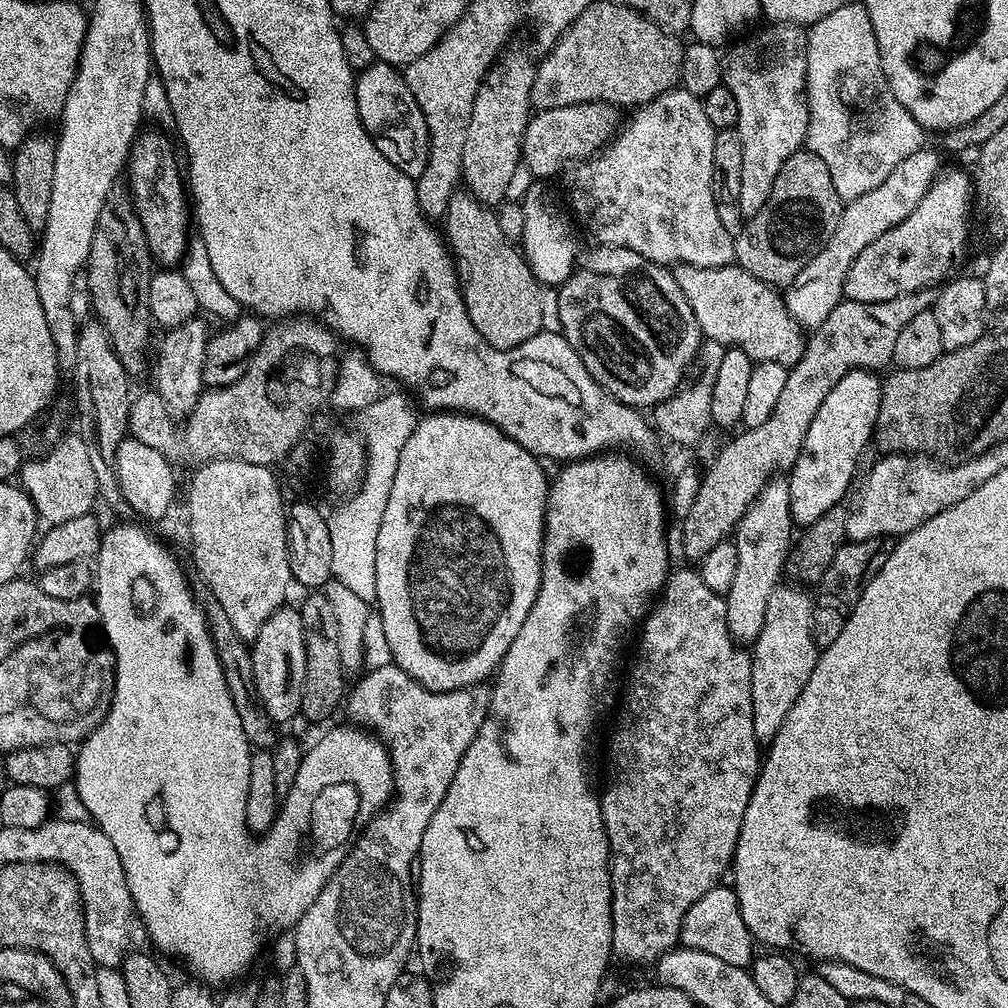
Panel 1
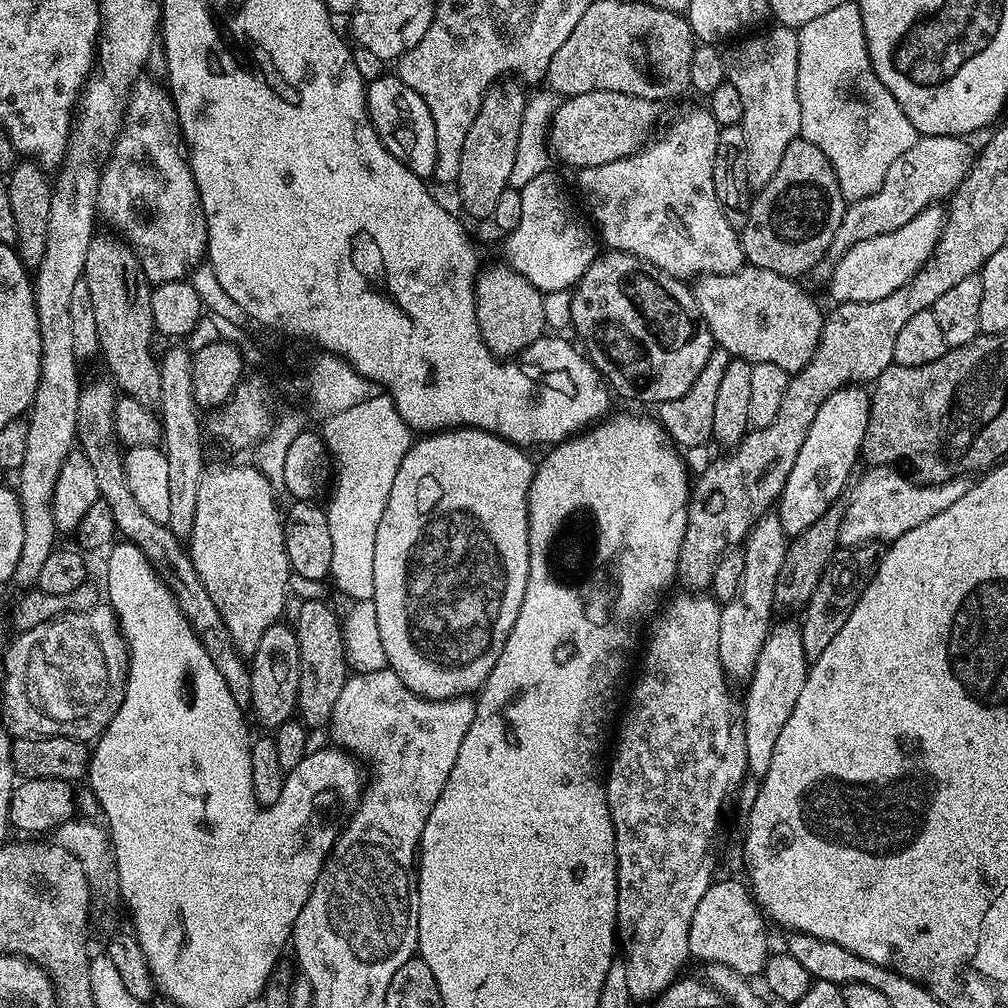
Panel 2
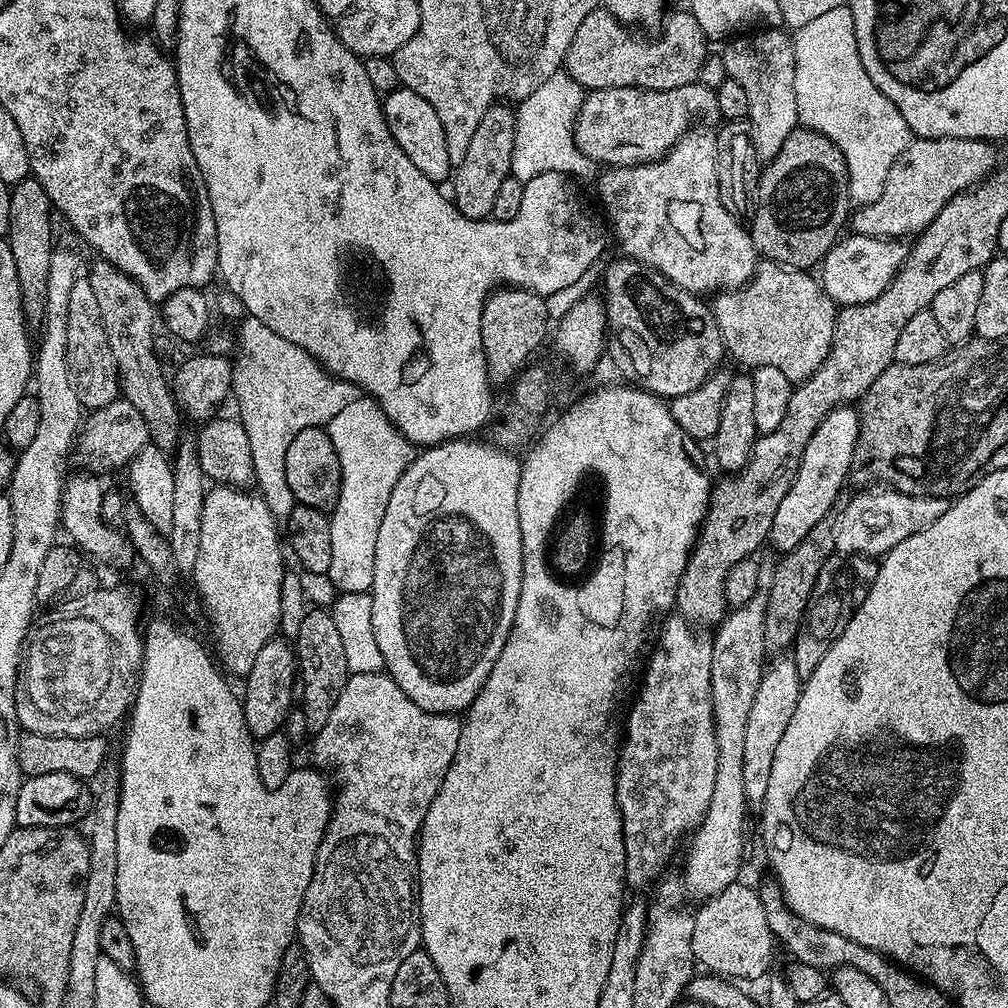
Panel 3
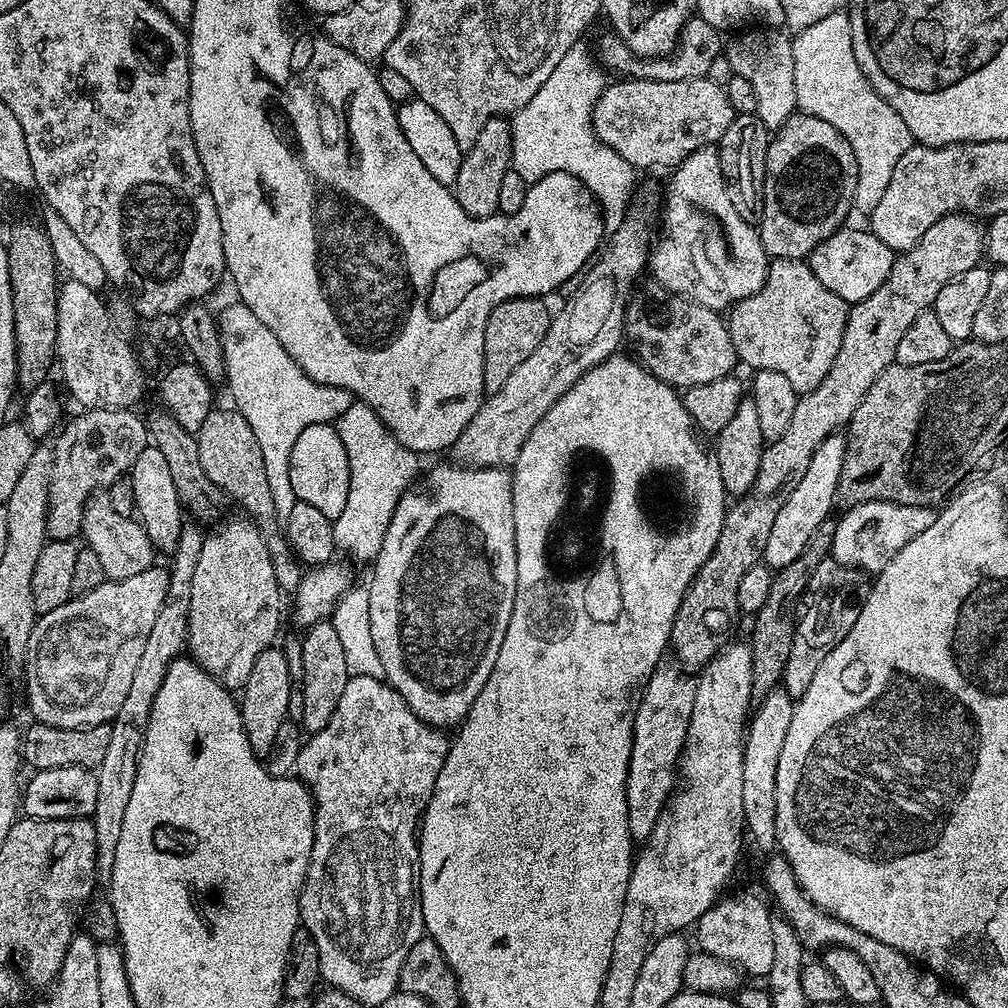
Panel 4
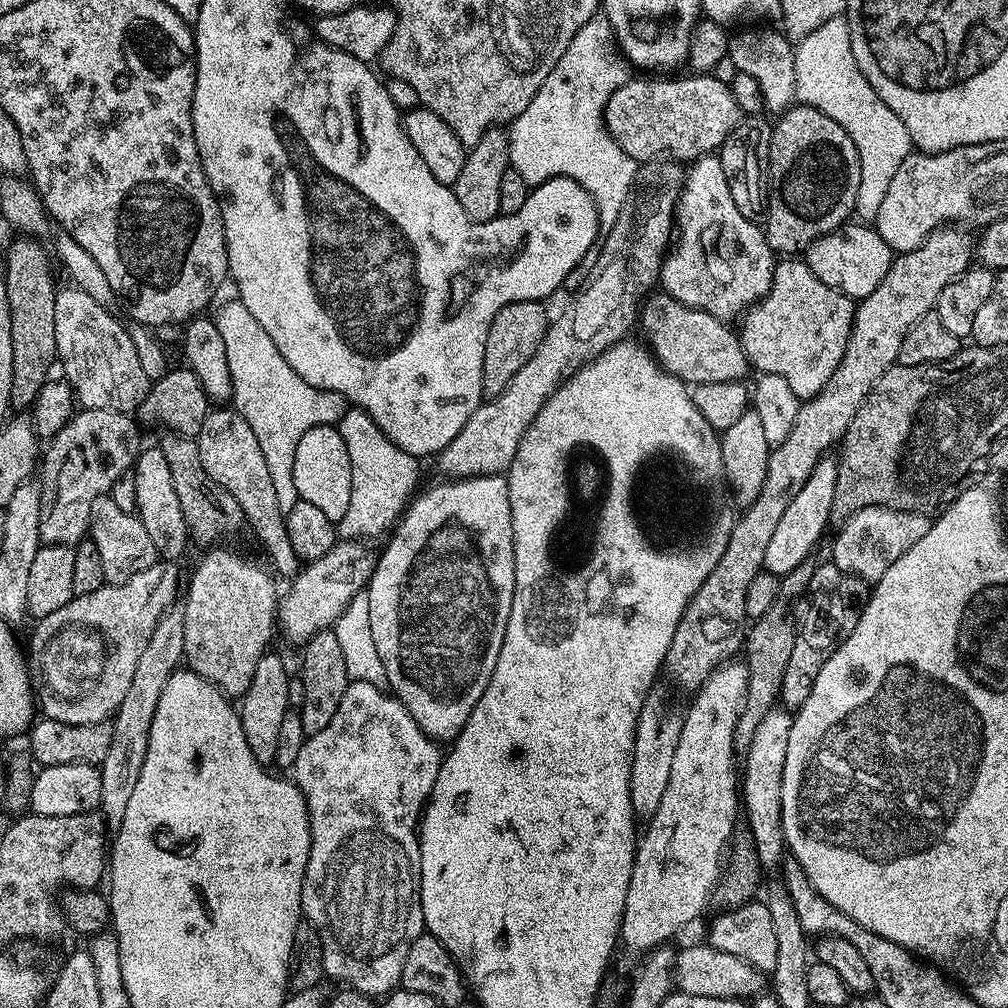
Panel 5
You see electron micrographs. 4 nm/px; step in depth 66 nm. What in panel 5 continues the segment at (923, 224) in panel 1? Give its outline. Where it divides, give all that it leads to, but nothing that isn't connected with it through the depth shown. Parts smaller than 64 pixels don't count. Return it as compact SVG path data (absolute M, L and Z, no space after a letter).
M845 222L825 236L816 237L802 259L817 278L826 282L826 286L838 288L853 298L863 298L872 293L882 278L886 278L886 270L890 270L894 259L894 250L876 233L875 227L852 223Z

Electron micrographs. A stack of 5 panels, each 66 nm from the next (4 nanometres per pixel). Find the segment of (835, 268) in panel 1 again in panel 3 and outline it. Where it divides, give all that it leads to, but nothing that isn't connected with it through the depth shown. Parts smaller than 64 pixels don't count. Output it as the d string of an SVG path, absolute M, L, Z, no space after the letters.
M966 138L913 139L890 166L886 186L875 202L857 207L850 216L850 228L858 236L909 238L924 231L959 192L967 192L993 175L996 152L986 140Z

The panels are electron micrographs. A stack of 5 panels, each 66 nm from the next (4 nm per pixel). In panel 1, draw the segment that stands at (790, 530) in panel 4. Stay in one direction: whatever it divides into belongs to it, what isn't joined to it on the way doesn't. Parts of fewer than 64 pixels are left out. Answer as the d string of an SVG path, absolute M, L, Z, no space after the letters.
M856 368L843 376L838 386L826 394L822 406L818 406L818 414L814 414L814 422L810 422L810 430L806 430L796 465L787 477L790 510L797 525L818 522L826 510L837 507L843 501L840 499L849 495L853 487L852 476L857 475L856 464L860 461L862 450L869 447L876 430L881 383L881 377L875 371Z

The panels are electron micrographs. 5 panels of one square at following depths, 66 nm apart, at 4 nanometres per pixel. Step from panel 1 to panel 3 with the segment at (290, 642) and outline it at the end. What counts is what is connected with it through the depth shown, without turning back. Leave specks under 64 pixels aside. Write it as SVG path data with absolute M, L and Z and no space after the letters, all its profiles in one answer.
M274 638L262 646L258 658L254 658L254 666L243 681L242 703L244 717L253 737L263 738L281 731L287 712L294 705L291 691L298 679L298 665L293 645L283 638Z

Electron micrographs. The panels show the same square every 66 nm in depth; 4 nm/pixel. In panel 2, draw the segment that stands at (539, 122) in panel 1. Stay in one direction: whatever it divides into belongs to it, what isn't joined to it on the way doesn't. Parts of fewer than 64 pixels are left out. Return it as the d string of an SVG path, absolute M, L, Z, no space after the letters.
M594 90L593 93L569 96L556 107L547 141L551 151L572 170L602 166L606 162L633 156L645 147L648 131L660 116L661 105L630 94Z

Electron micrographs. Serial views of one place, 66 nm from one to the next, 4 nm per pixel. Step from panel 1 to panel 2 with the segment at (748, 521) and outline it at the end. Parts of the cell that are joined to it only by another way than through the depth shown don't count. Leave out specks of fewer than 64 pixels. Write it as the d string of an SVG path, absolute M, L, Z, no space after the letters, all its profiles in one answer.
M776 514L763 516L742 541L744 570L740 585L734 598L721 607L718 622L718 658L729 681L747 682L756 669L758 654L762 654L762 646L772 631L772 608L777 607L774 586L778 582L778 570L782 570L782 558L786 558L788 541L789 537L784 535L782 522Z

